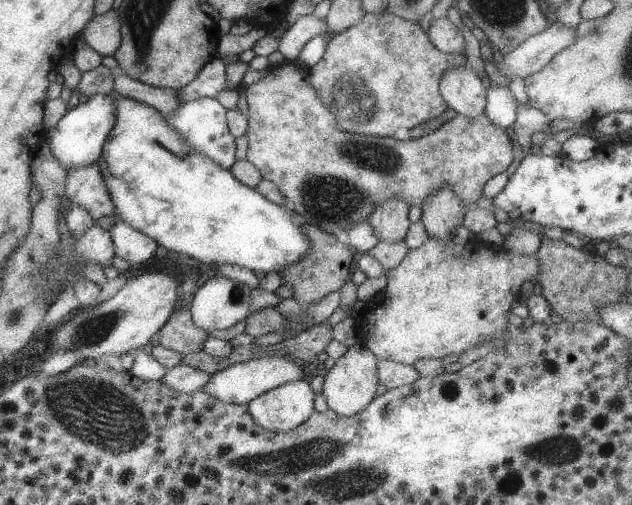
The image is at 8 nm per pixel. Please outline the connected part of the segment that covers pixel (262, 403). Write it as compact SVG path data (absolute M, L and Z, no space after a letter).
M308 380L288 381L253 398L247 405L254 424L283 433L302 424L314 412Z

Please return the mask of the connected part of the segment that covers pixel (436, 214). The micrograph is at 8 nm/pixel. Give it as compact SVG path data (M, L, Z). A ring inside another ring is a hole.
M446 185L425 198L419 208L421 210L420 222L428 237L447 242L453 237L456 228L462 225L462 219L468 207L459 201L459 198L450 190L450 185Z

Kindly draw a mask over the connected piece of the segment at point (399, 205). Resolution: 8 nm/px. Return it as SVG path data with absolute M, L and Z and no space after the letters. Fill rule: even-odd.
M386 199L373 210L367 222L379 241L399 243L404 240L411 224L409 210L408 204L400 199Z

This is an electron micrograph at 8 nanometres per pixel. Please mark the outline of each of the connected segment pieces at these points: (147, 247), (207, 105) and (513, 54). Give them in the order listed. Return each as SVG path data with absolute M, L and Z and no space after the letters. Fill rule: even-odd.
M116 215L114 217L115 223L108 231L114 245L114 257L122 259L129 266L137 266L141 262L145 262L147 258L151 258L158 245L151 238L124 224Z
M202 97L198 100L181 103L177 109L172 111L171 115L162 114L162 116L167 125L180 135L180 138L192 148L192 151L207 156L219 164L220 168L229 169L235 162L235 144L234 137L229 133L225 114L226 109L217 100Z
M555 21L546 30L527 38L503 56L497 69L509 80L516 77L524 80L538 72L557 52L571 45L575 32L573 27Z

